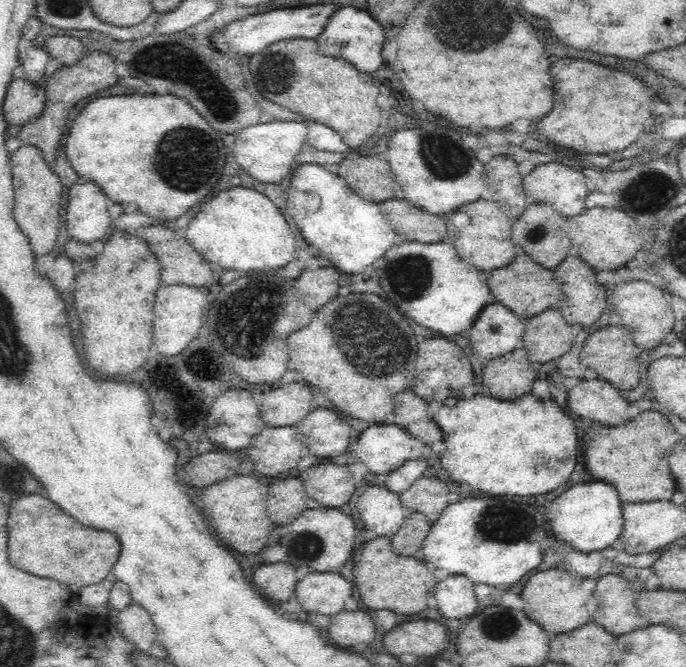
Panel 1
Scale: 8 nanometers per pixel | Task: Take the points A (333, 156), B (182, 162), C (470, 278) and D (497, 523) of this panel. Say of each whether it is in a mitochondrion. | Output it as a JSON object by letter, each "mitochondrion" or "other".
{"A":"other","B":"mitochondrion","C":"other","D":"mitochondrion"}

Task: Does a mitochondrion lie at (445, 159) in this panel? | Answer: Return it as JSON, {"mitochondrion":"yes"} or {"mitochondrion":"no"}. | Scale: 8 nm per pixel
{"mitochondrion":"yes"}

